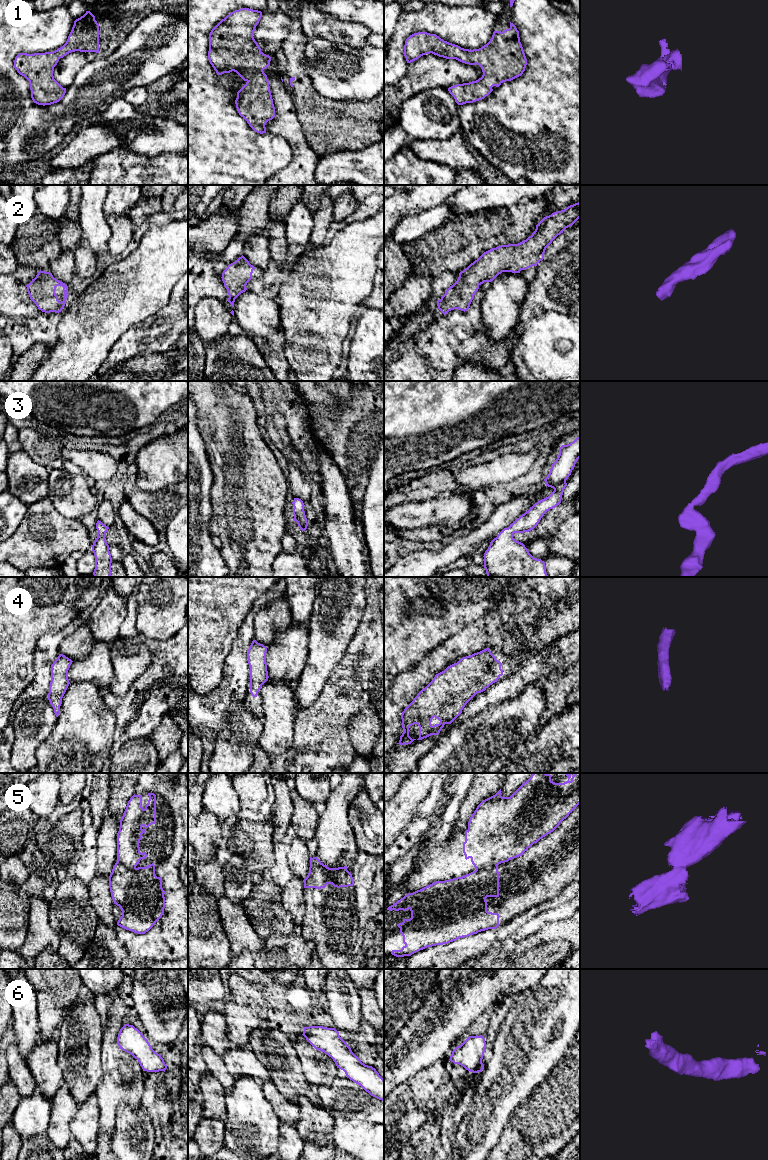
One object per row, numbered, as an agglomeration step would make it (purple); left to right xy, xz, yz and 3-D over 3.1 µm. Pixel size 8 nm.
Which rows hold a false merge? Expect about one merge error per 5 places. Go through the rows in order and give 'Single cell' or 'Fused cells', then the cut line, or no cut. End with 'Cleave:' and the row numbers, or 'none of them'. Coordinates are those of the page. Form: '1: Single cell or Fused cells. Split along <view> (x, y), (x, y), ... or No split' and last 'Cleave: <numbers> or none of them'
1: Single cell. No split
2: Single cell. No split
3: Single cell. No split
4: Single cell. No split
5: Fused cells. Split along yz (497, 864), (476, 870)
6: Single cell. No split
Cleave: 5

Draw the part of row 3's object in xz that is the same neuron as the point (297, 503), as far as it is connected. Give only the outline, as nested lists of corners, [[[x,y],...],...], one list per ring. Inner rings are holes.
[[[294,498],[293,502],[293,515],[294,515],[294,521],[297,522],[299,528],[302,531],[305,531],[307,529],[308,526],[308,522],[307,522],[307,518],[305,515],[305,511],[304,511],[304,503],[301,499],[299,498]]]

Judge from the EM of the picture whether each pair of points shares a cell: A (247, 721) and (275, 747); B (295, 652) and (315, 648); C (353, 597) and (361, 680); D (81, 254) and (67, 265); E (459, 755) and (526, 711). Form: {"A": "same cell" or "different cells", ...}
{"A": "different cells", "B": "different cells", "C": "different cells", "D": "different cells", "E": "same cell"}

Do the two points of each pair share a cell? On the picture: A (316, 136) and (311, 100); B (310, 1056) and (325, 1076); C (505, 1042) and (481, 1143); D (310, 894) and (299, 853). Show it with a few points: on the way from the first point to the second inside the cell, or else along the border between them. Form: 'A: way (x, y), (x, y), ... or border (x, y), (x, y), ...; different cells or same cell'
A: way (316, 127), (316, 114), (312, 109); same cell
B: way (313, 1061), (322, 1071); same cell
C: way (505, 1067), (505, 1083), (486, 1118); same cell
D: border (310, 857), (309, 872), (303, 880); different cells

